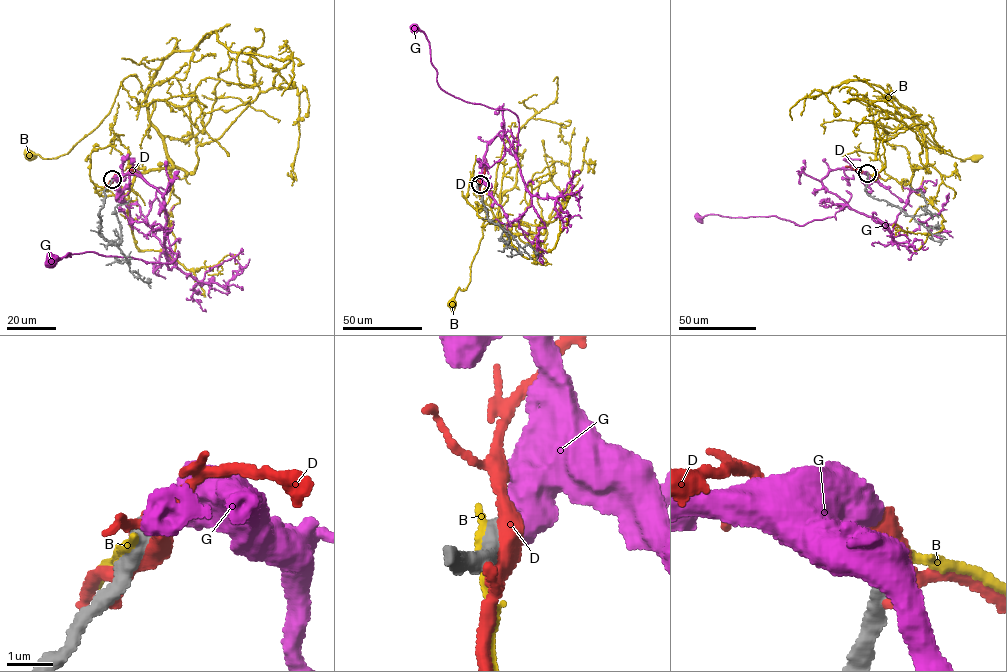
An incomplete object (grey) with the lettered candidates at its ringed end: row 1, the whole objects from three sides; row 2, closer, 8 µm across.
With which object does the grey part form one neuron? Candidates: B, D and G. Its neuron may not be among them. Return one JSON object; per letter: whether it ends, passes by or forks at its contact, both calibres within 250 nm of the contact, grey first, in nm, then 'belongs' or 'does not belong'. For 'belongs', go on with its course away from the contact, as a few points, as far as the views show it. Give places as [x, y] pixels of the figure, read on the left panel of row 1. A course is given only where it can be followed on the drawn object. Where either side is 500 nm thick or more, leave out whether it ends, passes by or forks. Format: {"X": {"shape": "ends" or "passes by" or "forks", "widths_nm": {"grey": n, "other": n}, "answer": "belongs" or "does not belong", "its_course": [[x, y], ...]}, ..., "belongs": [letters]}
{"B": {"shape": "ends", "widths_nm": {"grey": 360, "other": 280}, "answer": "does not belong"}, "D": {"widths_nm": {"grey": 360, "other": 650}, "answer": "does not belong"}, "G": {"widths_nm": {"grey": 360, "other": 800}, "answer": "does not belong"}, "belongs": []}

